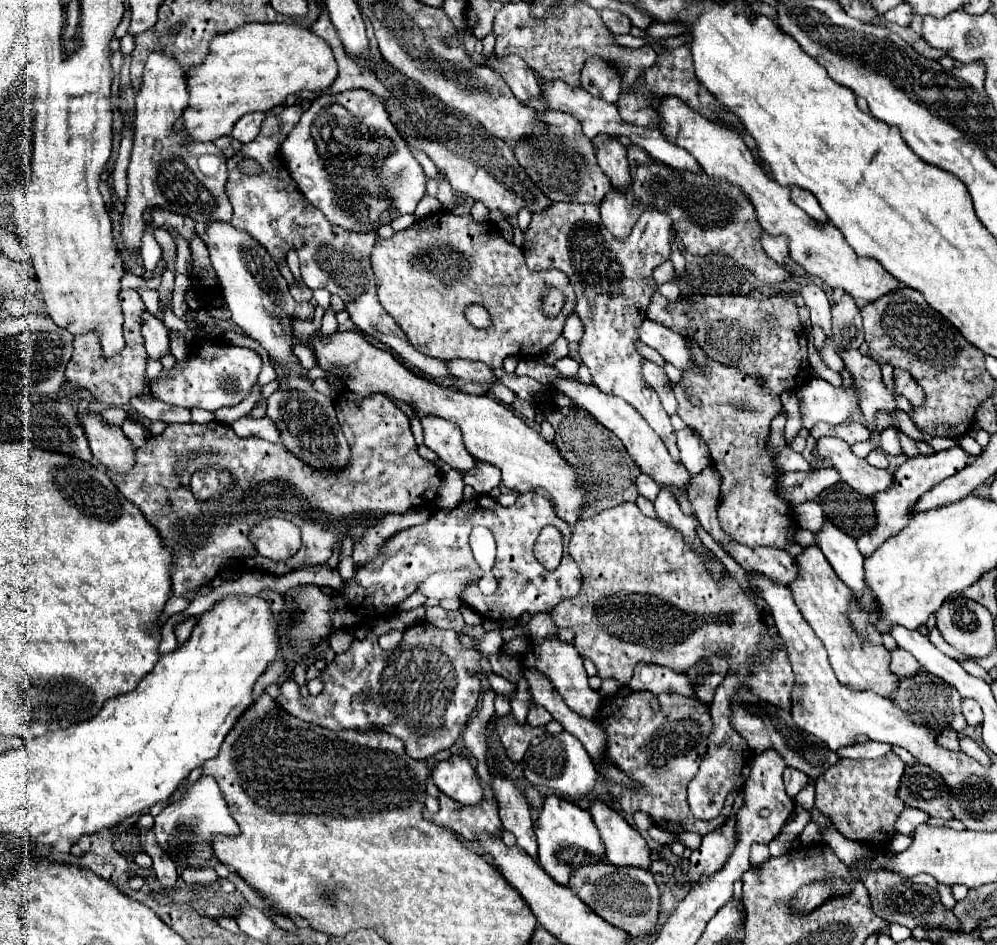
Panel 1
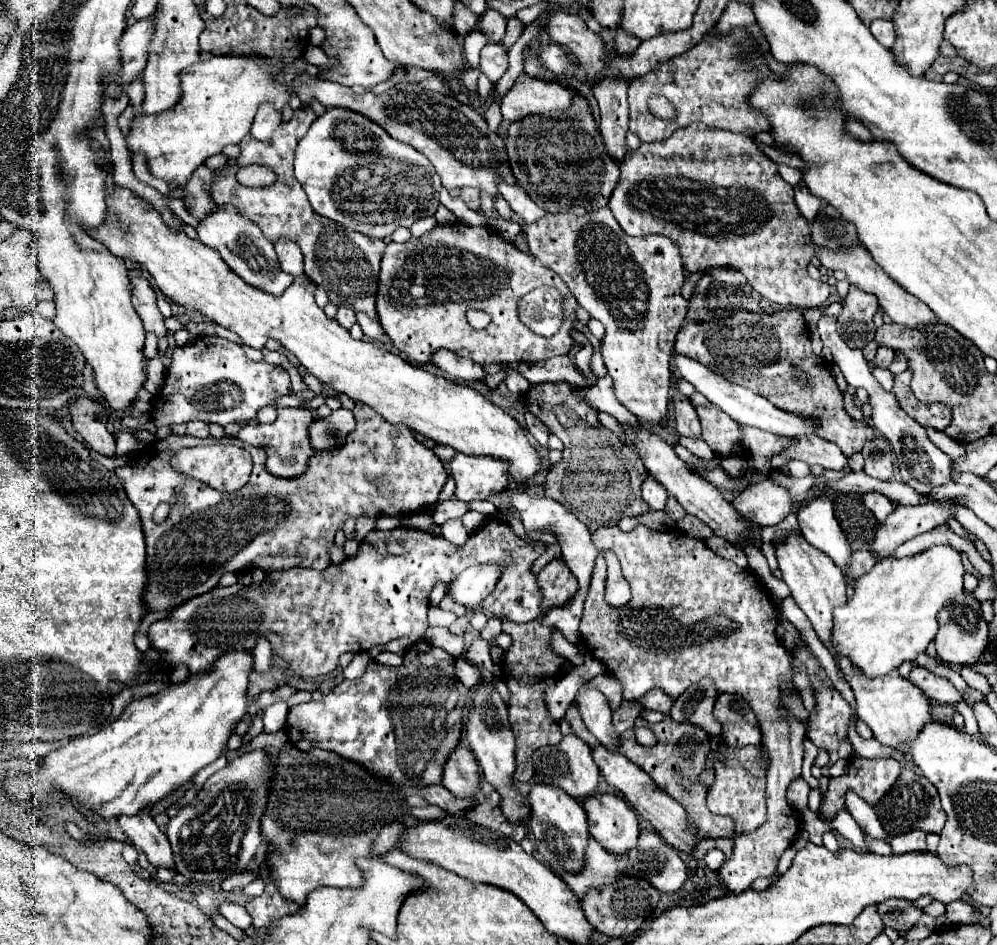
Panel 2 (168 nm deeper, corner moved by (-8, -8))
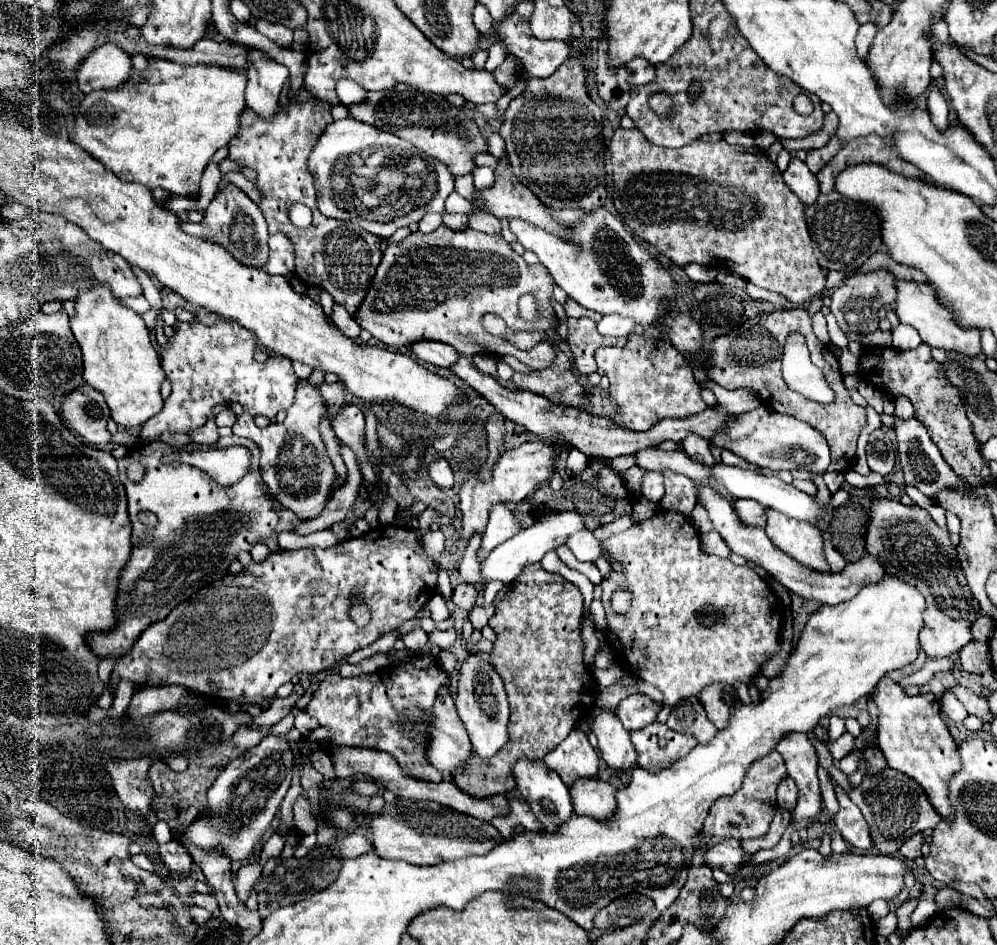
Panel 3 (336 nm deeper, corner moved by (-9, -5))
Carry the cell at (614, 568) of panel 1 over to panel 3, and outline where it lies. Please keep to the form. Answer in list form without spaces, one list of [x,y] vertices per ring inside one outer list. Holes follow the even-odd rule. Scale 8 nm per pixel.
[[[661,511],[657,513],[655,517],[643,521],[643,523],[637,523],[633,525],[631,529],[623,531],[623,533],[617,533],[617,535],[611,535],[609,539],[605,539],[601,543],[601,549],[603,549],[603,557],[605,559],[611,559],[615,563],[619,563],[623,567],[623,571],[615,571],[611,567],[611,573],[601,581],[603,585],[603,607],[605,607],[605,619],[607,619],[607,631],[615,635],[615,649],[619,651],[619,655],[625,655],[627,657],[627,669],[631,675],[643,679],[645,683],[649,685],[655,685],[661,693],[663,693],[663,703],[673,707],[677,705],[679,701],[683,701],[683,697],[691,697],[691,695],[697,695],[703,687],[711,685],[711,683],[735,683],[735,681],[741,681],[741,683],[751,683],[753,677],[757,677],[765,665],[765,661],[769,661],[773,655],[779,653],[779,631],[781,631],[781,621],[783,621],[783,603],[781,599],[777,597],[777,593],[771,589],[771,585],[761,579],[753,569],[749,567],[737,567],[731,559],[723,559],[723,557],[715,557],[715,555],[707,555],[701,551],[701,543],[699,543],[699,531],[693,527],[693,523],[685,517],[685,515],[679,515],[679,513],[667,513],[667,511]],[[615,587],[627,587],[633,591],[633,601],[631,601],[631,607],[625,615],[619,615],[615,611],[611,611],[611,591]]]

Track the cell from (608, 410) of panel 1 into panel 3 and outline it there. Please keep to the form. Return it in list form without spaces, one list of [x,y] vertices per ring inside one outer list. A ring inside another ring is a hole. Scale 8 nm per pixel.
[[[697,487],[697,503],[705,507],[705,511],[707,511],[707,515],[713,523],[713,529],[719,531],[719,535],[725,539],[725,543],[729,545],[729,549],[733,553],[745,557],[747,561],[753,561],[759,567],[763,567],[775,581],[779,581],[791,593],[797,593],[805,599],[815,599],[815,601],[825,603],[825,605],[837,605],[837,603],[843,603],[843,601],[849,601],[851,597],[855,597],[855,593],[863,585],[875,583],[875,581],[879,581],[879,577],[885,575],[885,565],[879,559],[875,559],[871,553],[865,553],[859,561],[849,563],[847,569],[843,569],[839,573],[831,573],[831,575],[829,573],[819,573],[819,571],[813,571],[813,569],[805,569],[795,559],[787,557],[781,549],[777,549],[769,541],[765,529],[743,523],[739,519],[737,511],[733,509],[731,501],[727,497],[723,497],[721,493],[717,493],[713,487]]]

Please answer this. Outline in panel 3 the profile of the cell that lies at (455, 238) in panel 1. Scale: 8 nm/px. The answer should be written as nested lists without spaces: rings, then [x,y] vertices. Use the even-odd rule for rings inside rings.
[[[441,225],[429,235],[415,231],[407,239],[387,247],[377,267],[373,285],[355,319],[359,321],[361,329],[367,329],[377,341],[393,349],[405,349],[417,341],[441,341],[453,345],[461,355],[467,357],[479,353],[499,357],[513,355],[531,369],[541,371],[547,369],[557,355],[551,341],[539,341],[533,349],[521,351],[505,337],[487,333],[479,319],[489,311],[499,315],[515,333],[555,331],[557,315],[551,307],[553,289],[555,281],[551,273],[541,263],[525,263],[525,259],[515,255],[511,245],[501,235],[487,235],[473,229],[453,231]],[[447,257],[451,265],[447,265]],[[507,261],[515,263],[515,267],[507,265]],[[523,293],[535,293],[541,297],[541,321],[519,321],[517,299]]]

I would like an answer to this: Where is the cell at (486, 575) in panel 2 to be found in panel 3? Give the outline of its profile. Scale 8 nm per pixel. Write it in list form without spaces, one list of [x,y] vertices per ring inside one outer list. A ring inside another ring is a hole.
[[[561,511],[559,517],[551,517],[551,521],[535,521],[531,527],[523,529],[523,531],[517,533],[515,537],[511,537],[511,539],[507,539],[505,543],[497,545],[497,547],[489,553],[489,557],[481,561],[481,577],[483,577],[483,581],[497,579],[497,581],[503,581],[505,585],[511,583],[511,581],[515,581],[527,565],[541,561],[541,557],[543,557],[547,551],[551,551],[551,549],[563,545],[565,539],[567,539],[571,533],[575,533],[575,529],[581,529],[581,527],[585,527],[585,523],[583,523],[583,519],[581,519],[575,511]]]

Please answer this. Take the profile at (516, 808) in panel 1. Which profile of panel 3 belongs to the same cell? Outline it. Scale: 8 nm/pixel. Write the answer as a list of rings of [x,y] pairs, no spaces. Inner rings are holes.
[[[475,655],[469,657],[461,665],[459,675],[461,677],[459,677],[457,699],[455,699],[457,713],[459,713],[461,721],[465,723],[465,729],[469,733],[475,753],[483,759],[489,759],[509,741],[509,733],[507,733],[509,701],[507,701],[507,693],[503,689],[503,681],[495,669],[489,673],[489,665]]]

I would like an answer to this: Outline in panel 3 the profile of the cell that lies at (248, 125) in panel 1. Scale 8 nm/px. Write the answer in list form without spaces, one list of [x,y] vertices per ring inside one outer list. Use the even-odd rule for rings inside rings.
[[[251,49],[251,69],[247,69],[247,77],[247,107],[251,107],[259,117],[263,117],[263,121],[269,121],[277,115],[279,95],[285,87],[289,71],[285,65],[269,61],[263,51]]]

